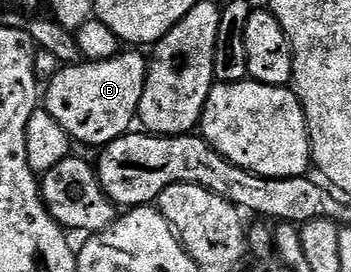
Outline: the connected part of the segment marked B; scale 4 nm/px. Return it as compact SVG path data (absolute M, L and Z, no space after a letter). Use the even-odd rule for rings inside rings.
M121 50L114 58L109 60L94 60L81 64L70 64L61 67L54 79L47 81L46 91L42 96L43 107L59 122L69 137L80 144L89 144L95 150L103 149L105 144L114 142L119 136L125 136L133 127L137 119L142 90L146 86L149 61L140 50Z

